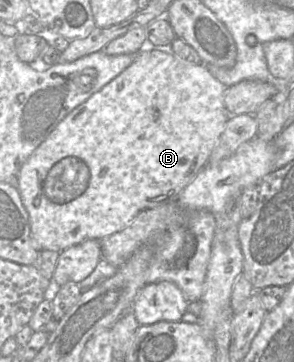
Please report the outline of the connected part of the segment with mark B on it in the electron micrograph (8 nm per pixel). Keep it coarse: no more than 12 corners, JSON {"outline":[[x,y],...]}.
{"outline":[[139,53],[21,166],[34,247],[177,200],[230,118],[207,65]]}

